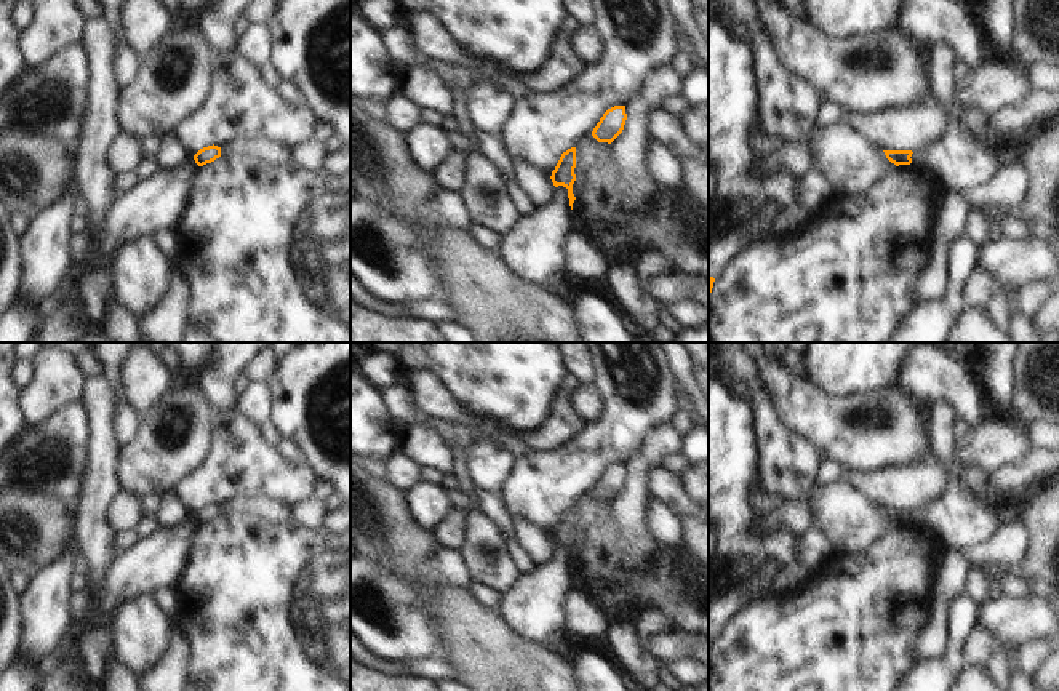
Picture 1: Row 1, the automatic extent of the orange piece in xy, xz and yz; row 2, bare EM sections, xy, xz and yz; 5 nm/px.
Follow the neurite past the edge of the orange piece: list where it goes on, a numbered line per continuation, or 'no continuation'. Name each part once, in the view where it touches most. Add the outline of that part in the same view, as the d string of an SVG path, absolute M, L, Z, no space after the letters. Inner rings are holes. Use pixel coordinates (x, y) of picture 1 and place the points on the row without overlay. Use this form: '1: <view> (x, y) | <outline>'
1: xz (531, 607) | M558 544L549 561L537 565L531 573L520 573L515 582L506 592L501 592L499 614L507 627L533 643L544 643L552 632L563 629L563 605L566 595L573 590L569 584L571 569L568 547Z

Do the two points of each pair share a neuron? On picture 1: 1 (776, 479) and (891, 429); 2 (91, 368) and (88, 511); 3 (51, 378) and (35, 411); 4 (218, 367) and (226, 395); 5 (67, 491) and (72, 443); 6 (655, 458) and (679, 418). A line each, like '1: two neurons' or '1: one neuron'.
1: two neurons
2: two neurons
3: one neuron
4: one neuron
5: one neuron
6: two neurons

